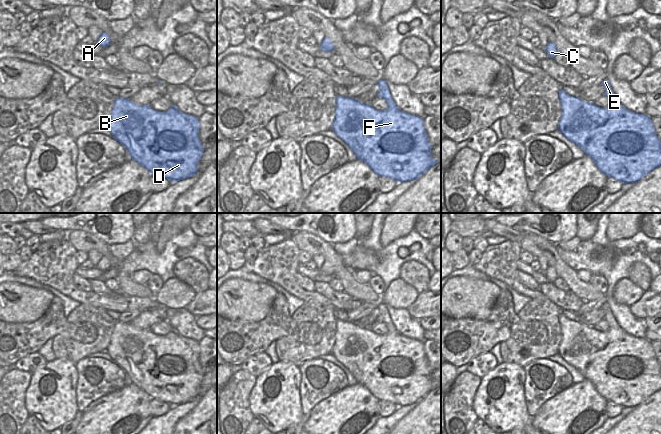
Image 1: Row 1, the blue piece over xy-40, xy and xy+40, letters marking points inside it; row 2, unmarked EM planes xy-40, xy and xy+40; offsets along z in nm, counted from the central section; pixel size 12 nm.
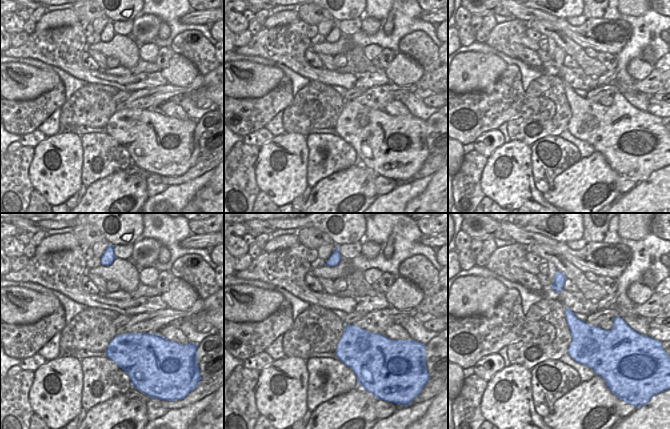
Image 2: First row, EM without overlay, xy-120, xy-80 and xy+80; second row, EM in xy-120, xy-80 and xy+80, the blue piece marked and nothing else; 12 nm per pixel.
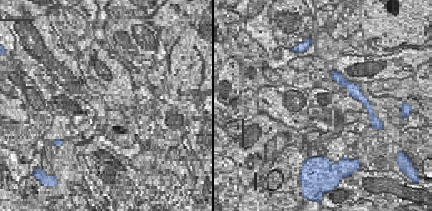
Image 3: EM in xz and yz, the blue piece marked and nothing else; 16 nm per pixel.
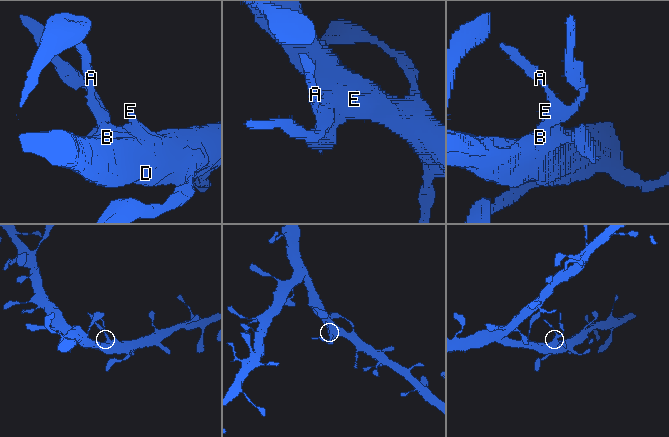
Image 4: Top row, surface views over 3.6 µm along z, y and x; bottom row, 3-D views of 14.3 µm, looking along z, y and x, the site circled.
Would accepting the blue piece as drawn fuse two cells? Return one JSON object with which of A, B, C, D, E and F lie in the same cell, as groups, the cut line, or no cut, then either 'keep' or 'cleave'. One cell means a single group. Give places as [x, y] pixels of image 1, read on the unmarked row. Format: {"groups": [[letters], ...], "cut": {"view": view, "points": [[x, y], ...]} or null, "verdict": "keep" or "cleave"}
{"groups": [["A", "B", "C", "D", "E", "F"]], "cut": null, "verdict": "keep"}

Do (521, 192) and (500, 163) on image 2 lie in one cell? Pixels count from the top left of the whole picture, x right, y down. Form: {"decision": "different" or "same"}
{"decision": "same"}

